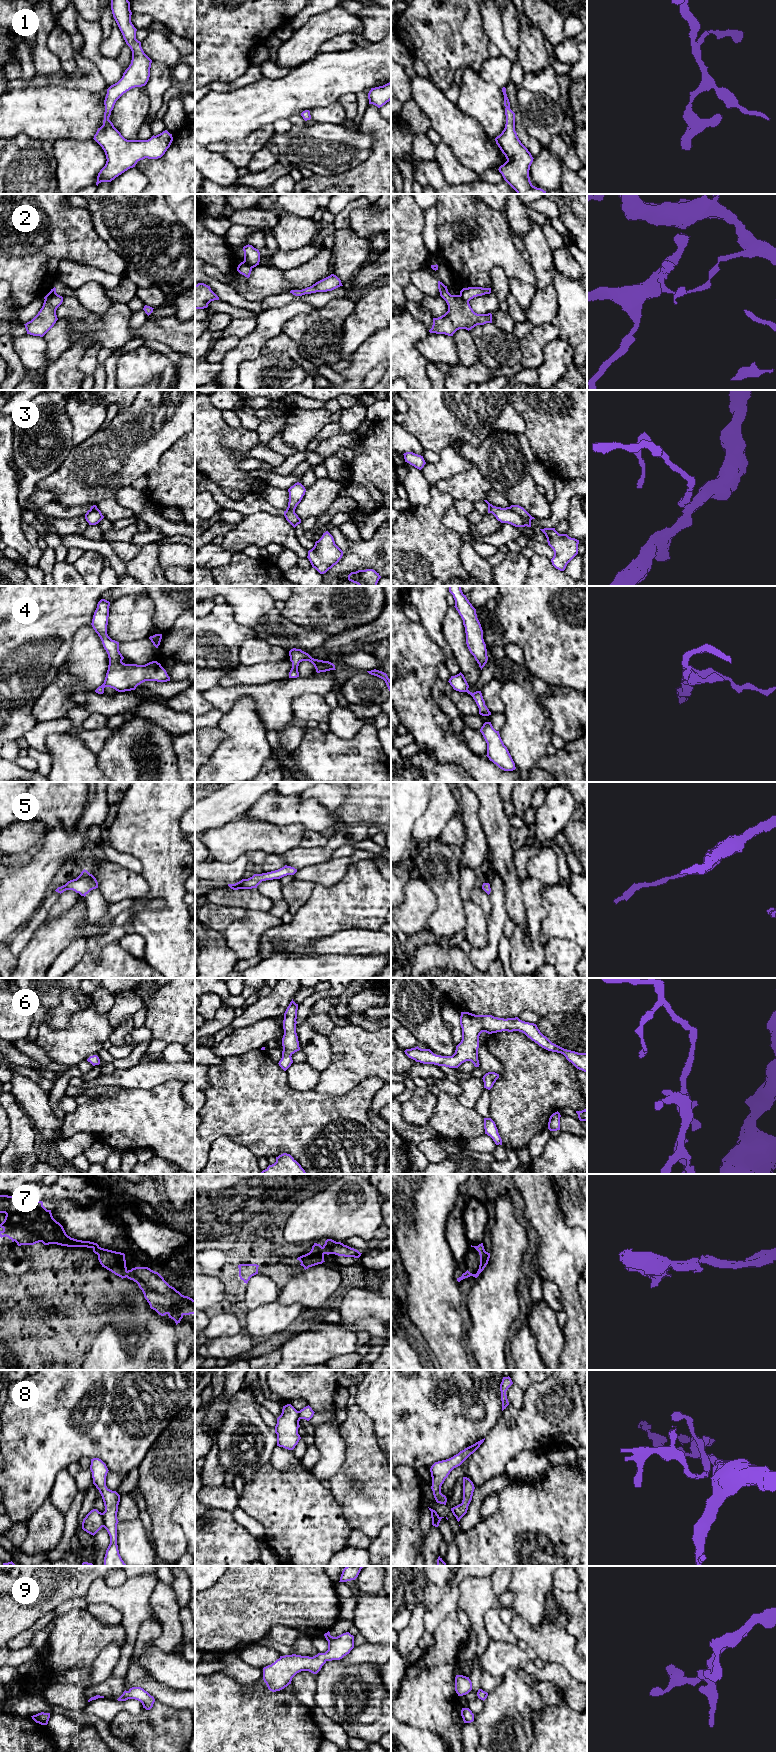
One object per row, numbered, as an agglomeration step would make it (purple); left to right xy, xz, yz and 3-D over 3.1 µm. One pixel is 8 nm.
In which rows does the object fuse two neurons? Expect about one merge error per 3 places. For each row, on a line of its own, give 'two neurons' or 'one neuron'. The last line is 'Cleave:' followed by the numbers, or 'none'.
1: one neuron
2: two neurons
3: two neurons
4: one neuron
5: one neuron
6: one neuron
7: one neuron
8: two neurons
9: one neuron
Cleave: 2, 3, 8

